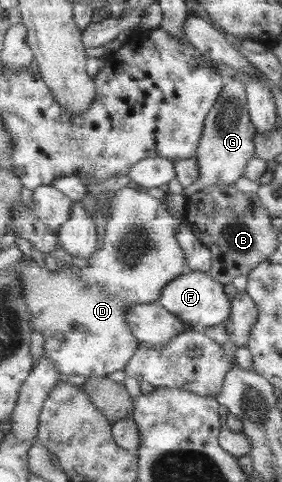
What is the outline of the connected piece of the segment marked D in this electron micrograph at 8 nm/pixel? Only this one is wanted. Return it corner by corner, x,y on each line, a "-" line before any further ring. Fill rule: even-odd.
133,185
117,192
111,200
109,214
103,244
90,256
89,266
49,271
34,260
17,262
16,273
22,282
25,303
29,305
29,313
33,313
33,329
43,334
43,354
55,363
63,378
75,375
105,377
113,371
124,371
141,343
129,326
127,309
135,303
159,302
170,281
177,280
189,270
187,252
177,238
181,225
188,224
187,218
178,219
164,198
157,199
146,189

